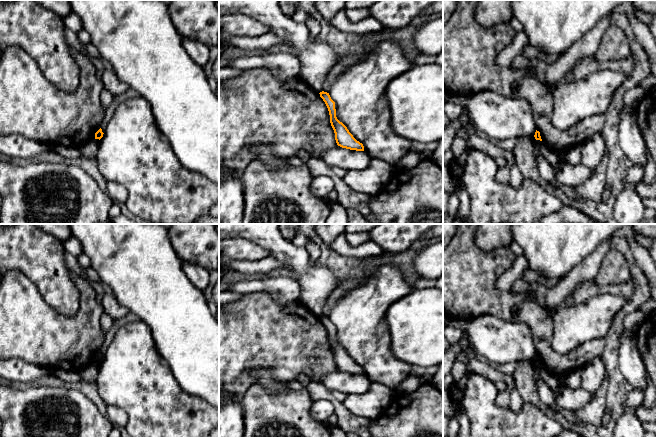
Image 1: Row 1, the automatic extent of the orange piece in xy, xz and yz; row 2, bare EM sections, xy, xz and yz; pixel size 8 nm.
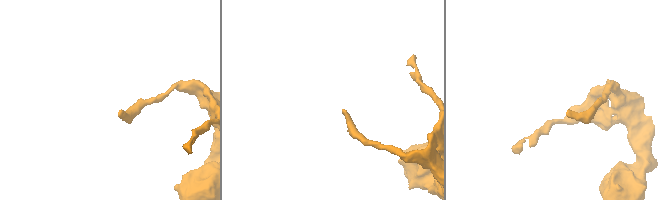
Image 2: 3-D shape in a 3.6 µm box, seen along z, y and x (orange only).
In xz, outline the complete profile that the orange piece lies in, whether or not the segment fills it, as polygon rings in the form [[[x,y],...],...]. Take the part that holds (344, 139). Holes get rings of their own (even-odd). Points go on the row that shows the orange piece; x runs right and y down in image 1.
[[[322,91],[319,94],[328,108],[330,123],[335,133],[337,145],[350,150],[364,151],[363,144],[357,141],[347,127],[337,119],[335,102],[331,99],[329,93]]]

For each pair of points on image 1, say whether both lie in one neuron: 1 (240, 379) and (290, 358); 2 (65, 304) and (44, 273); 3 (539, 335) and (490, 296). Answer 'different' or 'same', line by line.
1: same
2: same
3: same

